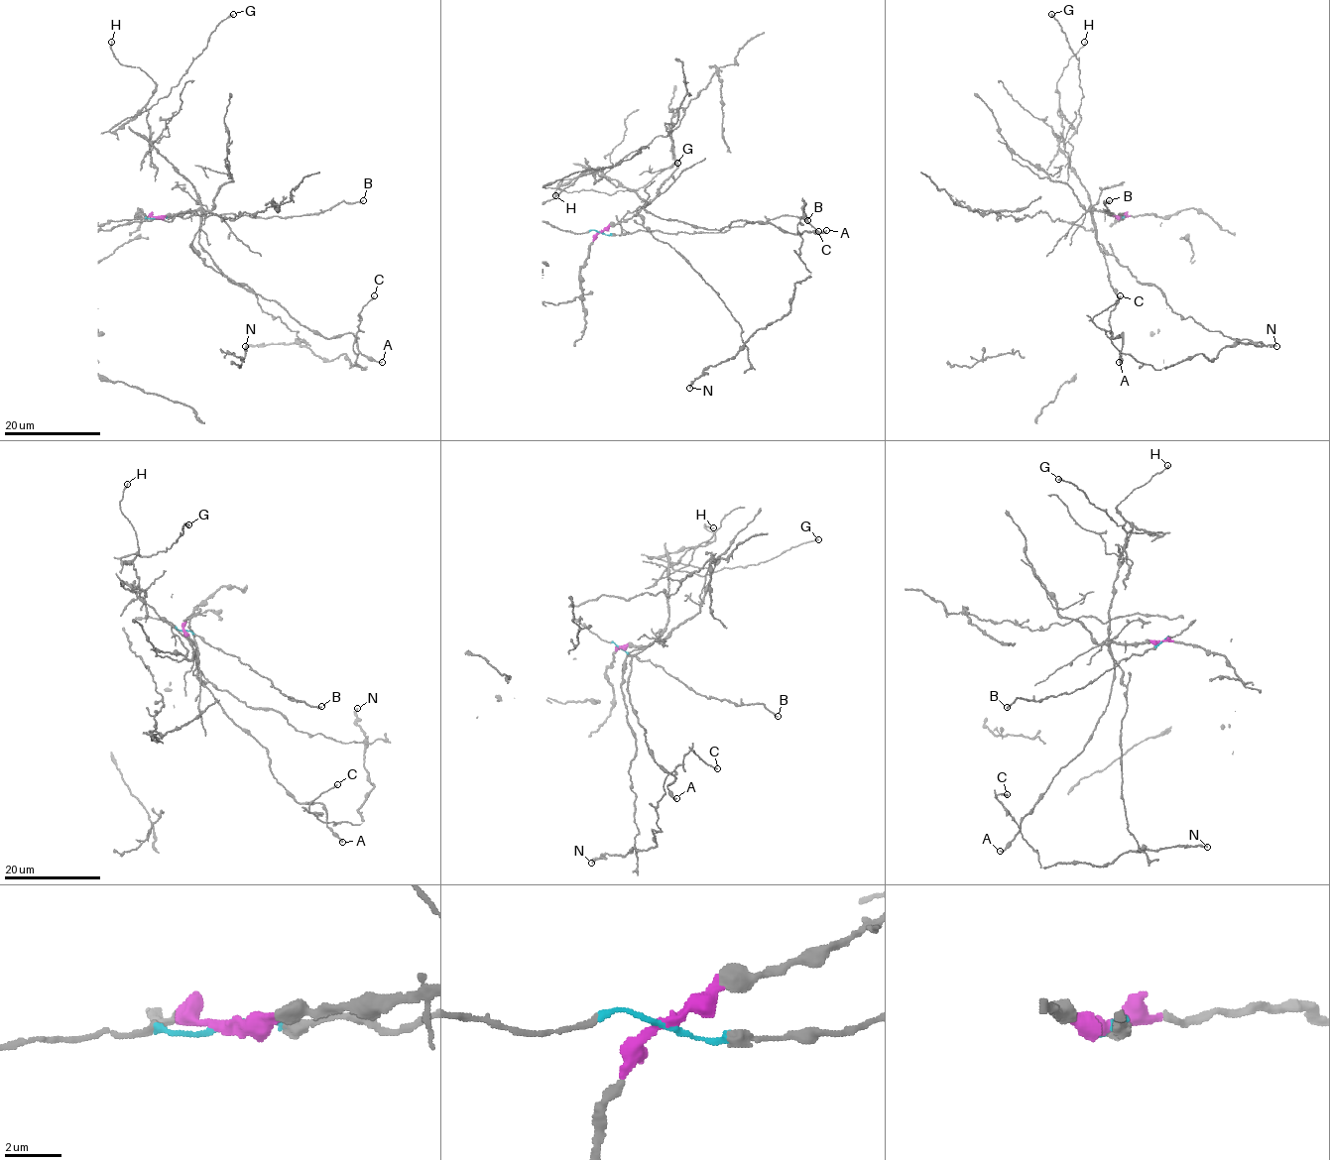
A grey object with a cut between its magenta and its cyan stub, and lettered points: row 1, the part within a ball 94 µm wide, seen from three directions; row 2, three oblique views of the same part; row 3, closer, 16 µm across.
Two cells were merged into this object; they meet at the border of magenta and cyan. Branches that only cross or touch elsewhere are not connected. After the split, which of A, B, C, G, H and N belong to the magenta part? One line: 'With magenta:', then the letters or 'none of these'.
With magenta: A, C, G, H, N

